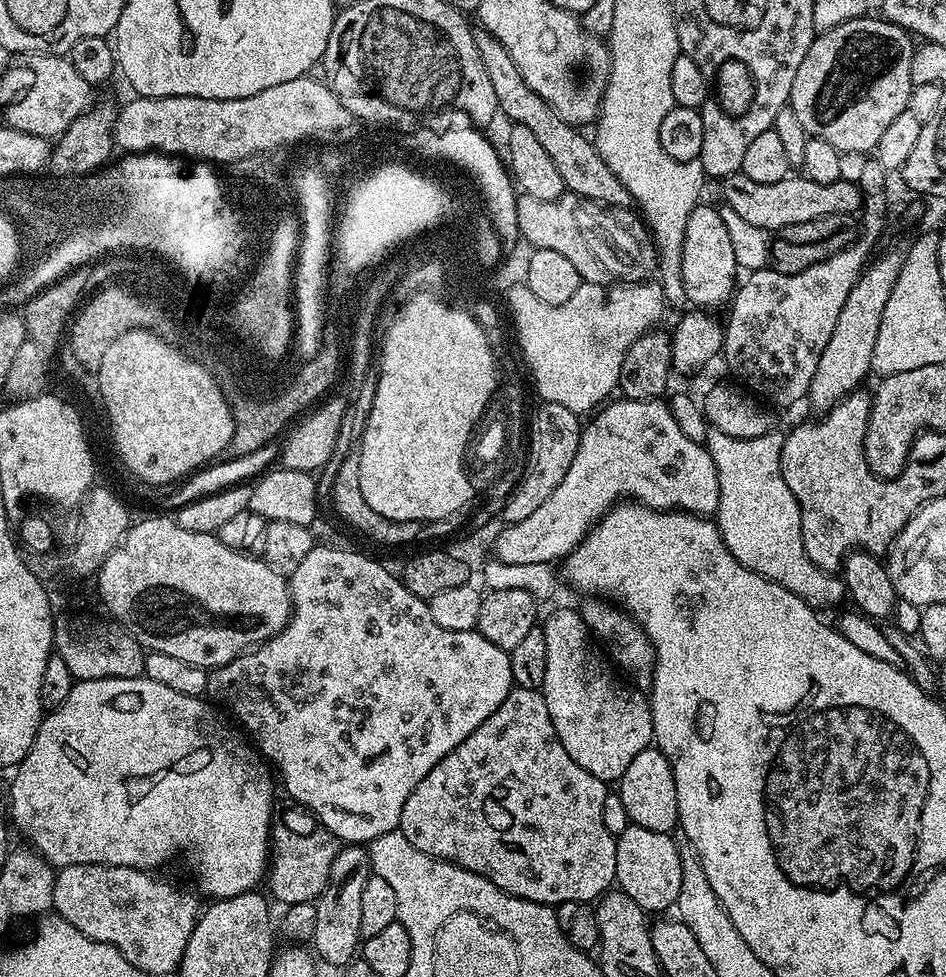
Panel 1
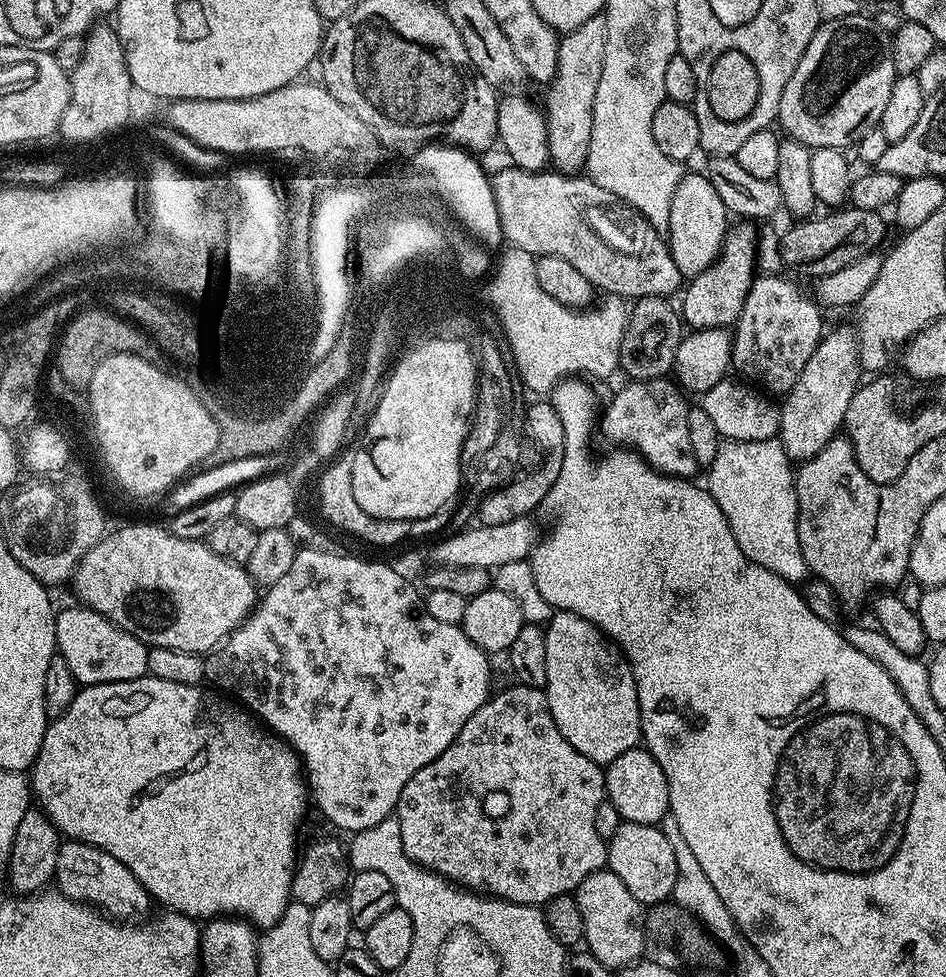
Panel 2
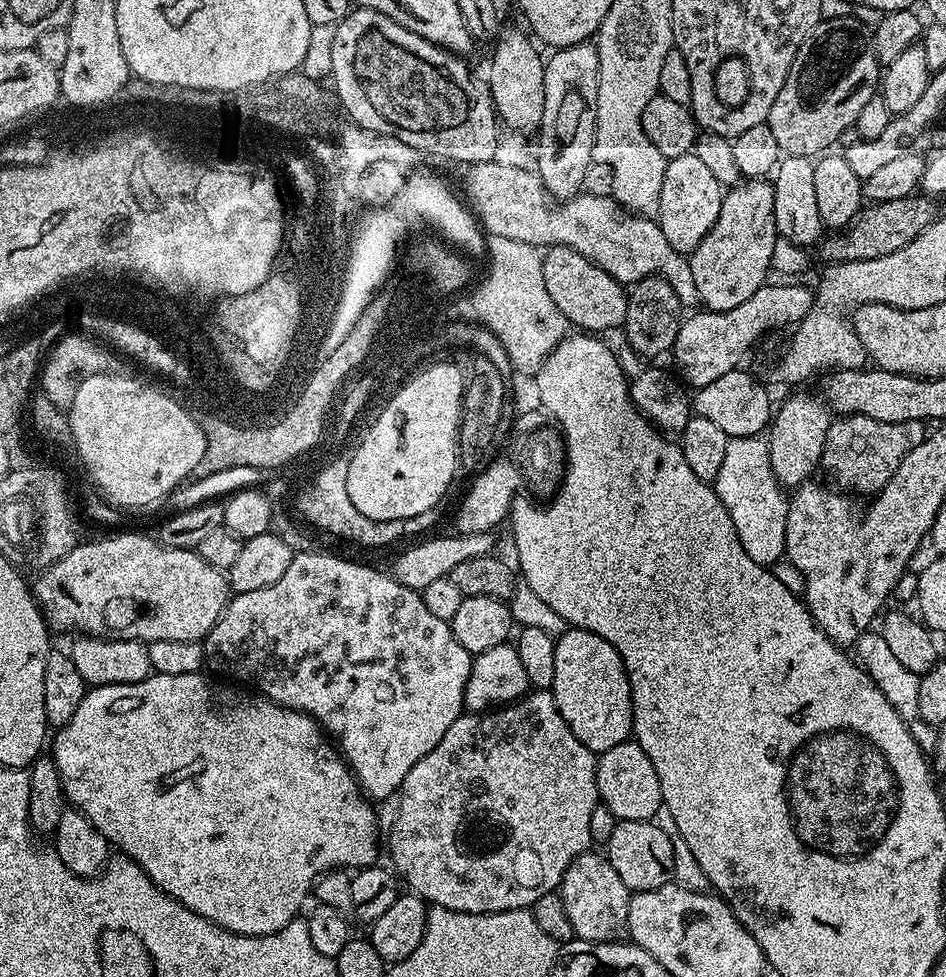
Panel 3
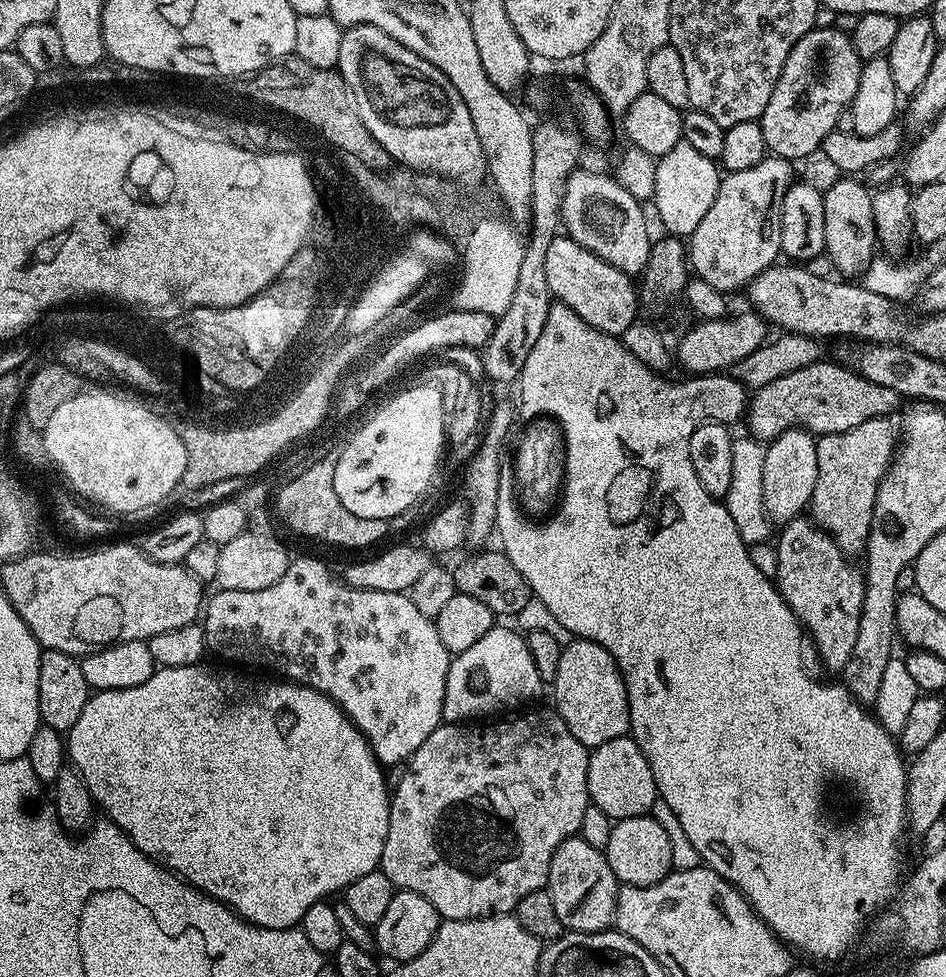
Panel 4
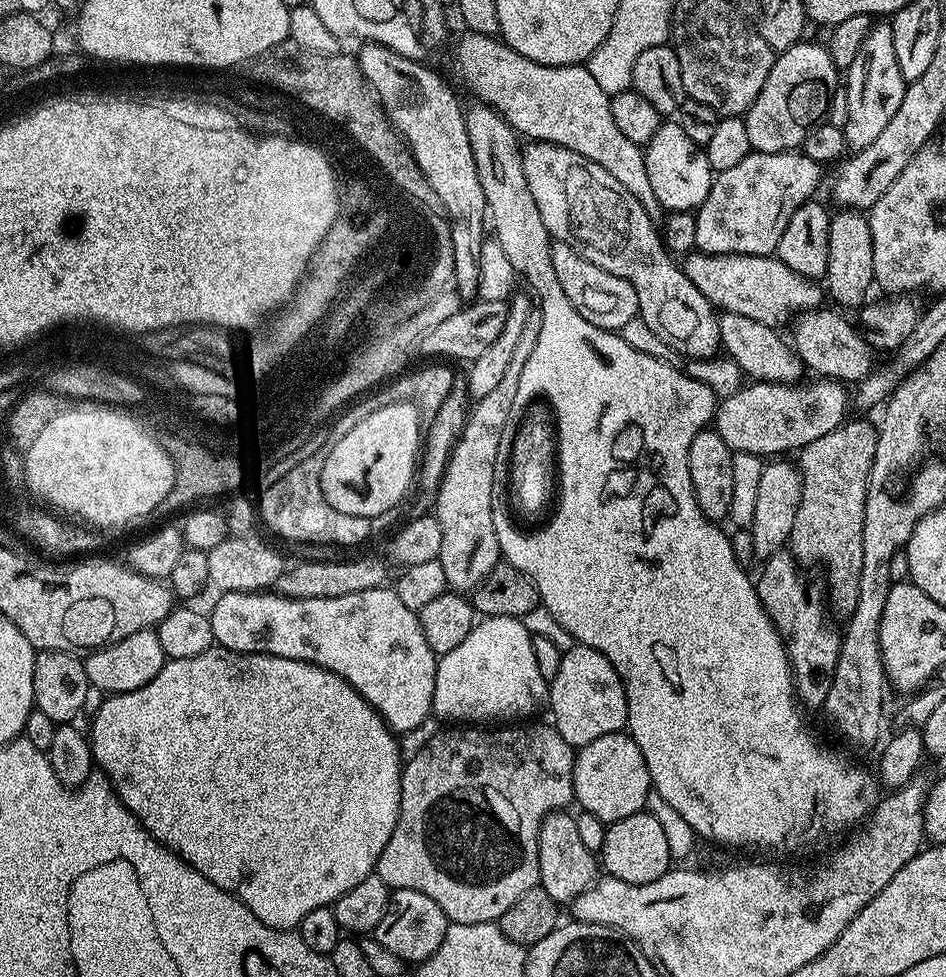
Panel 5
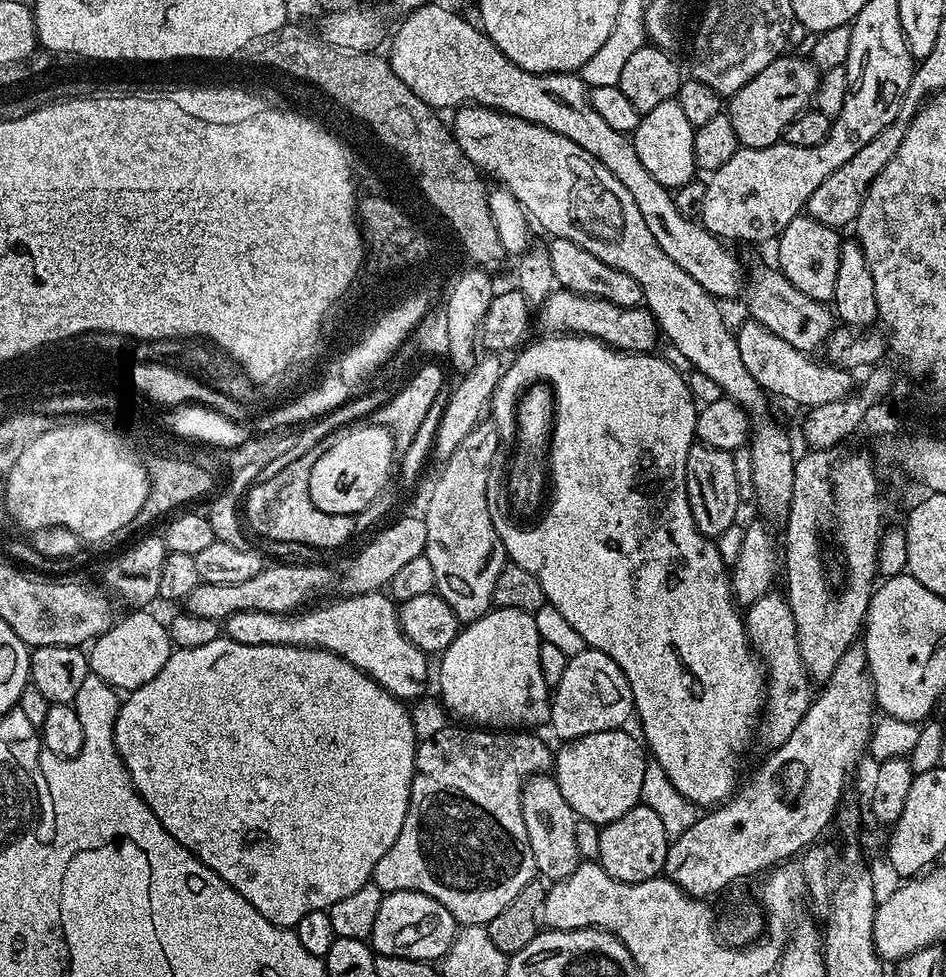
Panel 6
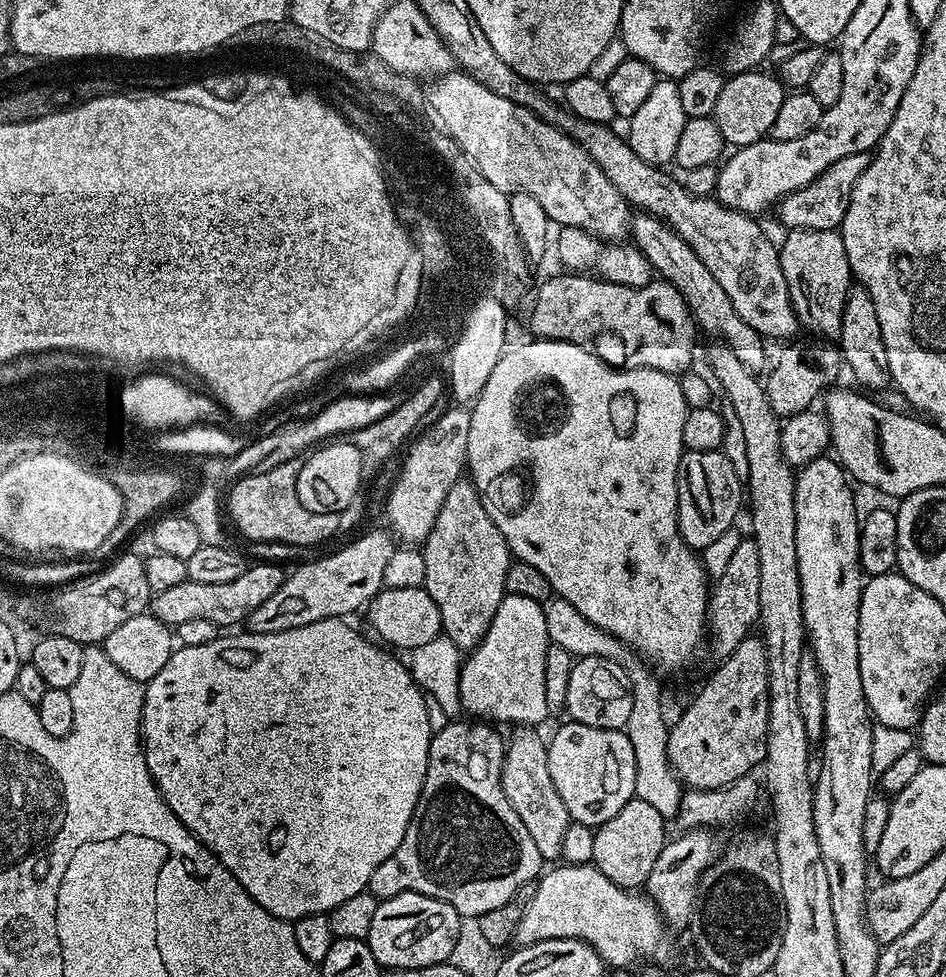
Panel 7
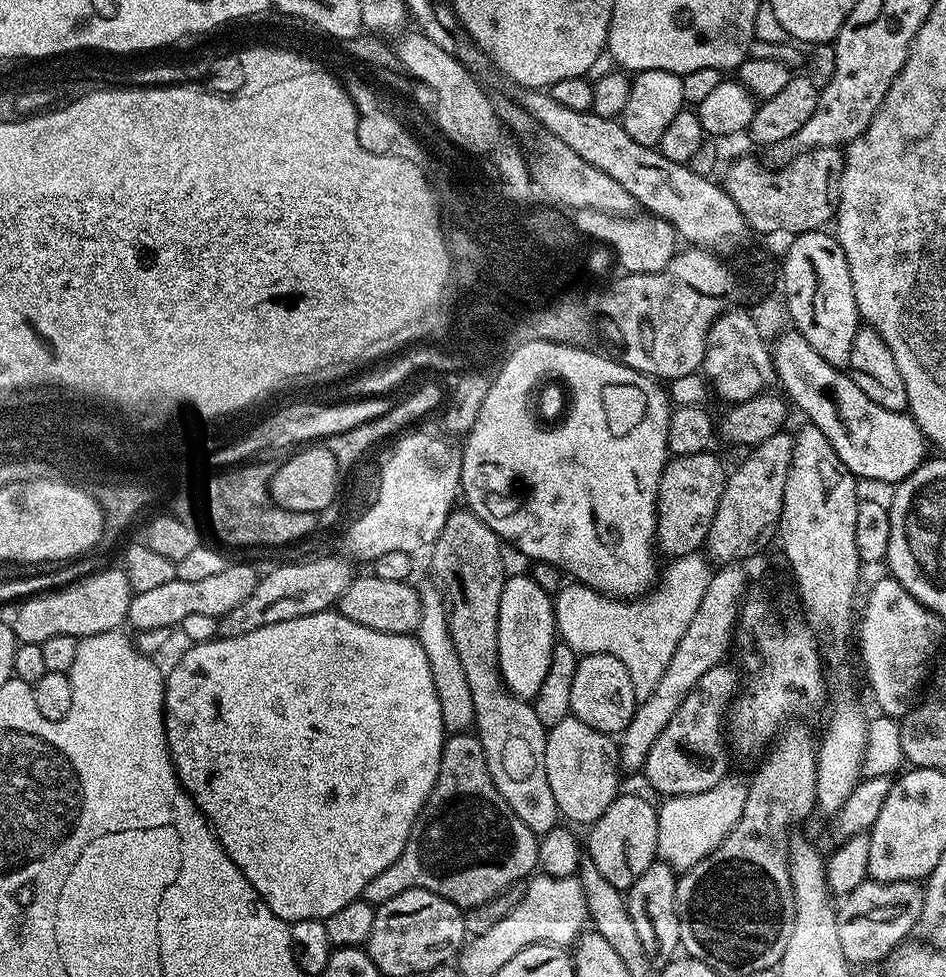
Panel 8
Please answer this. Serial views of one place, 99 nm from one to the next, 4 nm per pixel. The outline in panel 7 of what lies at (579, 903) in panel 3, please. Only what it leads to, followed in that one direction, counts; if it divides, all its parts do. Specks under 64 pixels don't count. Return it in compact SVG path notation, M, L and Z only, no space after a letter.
M520 726L513 732L516 733L507 737L504 750L504 769L500 779L502 790L506 798L510 798L510 806L514 806L518 818L522 818L522 826L526 826L534 846L538 846L541 861L559 861L562 834L566 834L566 826L570 821L566 806L562 806L562 798L558 798L558 790L554 790L554 781L550 779L548 745L545 737L536 733L539 731L535 727Z

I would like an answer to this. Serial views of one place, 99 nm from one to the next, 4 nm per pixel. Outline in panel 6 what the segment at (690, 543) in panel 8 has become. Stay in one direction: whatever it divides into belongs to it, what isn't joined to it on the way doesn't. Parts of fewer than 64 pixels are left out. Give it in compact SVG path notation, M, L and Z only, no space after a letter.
M693 443L686 458L686 494L690 498L690 514L702 535L715 538L731 524L737 523L742 493L738 486L738 474L734 474L732 453Z

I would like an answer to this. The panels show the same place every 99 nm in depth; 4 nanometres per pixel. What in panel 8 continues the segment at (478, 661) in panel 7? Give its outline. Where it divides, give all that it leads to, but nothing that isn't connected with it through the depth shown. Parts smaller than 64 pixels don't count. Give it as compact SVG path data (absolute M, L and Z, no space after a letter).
M509 575L504 581L500 613L498 614L498 662L504 684L515 696L536 697L546 678L546 670L550 670L550 658L557 640L553 597L546 590L542 590L542 586L538 586L538 582L534 582L531 575Z

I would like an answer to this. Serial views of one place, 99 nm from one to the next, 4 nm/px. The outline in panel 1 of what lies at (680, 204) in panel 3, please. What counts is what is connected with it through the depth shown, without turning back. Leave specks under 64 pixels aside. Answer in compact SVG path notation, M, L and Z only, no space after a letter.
M701 202L692 211L690 218L686 218L684 249L678 266L684 292L692 303L689 305L700 310L716 310L712 308L720 308L723 304L723 308L725 307L737 283L738 265L734 254L734 242L730 242L730 234L726 231L726 224L722 222L719 207L711 208L707 202Z

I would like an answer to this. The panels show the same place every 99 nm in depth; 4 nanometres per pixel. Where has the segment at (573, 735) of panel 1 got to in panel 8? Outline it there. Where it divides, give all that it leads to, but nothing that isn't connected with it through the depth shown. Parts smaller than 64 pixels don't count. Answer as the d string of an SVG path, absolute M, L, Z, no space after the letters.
M606 653L581 655L574 670L574 687L570 689L571 715L577 720L586 722L599 732L619 734L634 718L638 701L634 694L634 682L630 682L630 674L626 666L616 657Z

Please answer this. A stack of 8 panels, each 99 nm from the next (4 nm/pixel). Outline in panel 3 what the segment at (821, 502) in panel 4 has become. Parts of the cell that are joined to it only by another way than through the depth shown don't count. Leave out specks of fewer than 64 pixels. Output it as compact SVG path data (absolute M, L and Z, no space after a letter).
M840 416L833 419L826 432L820 468L828 468L829 474L837 480L835 483L849 493L881 492L890 478L894 478L898 466L902 466L902 458L926 439L924 428L921 422L878 422L869 416Z

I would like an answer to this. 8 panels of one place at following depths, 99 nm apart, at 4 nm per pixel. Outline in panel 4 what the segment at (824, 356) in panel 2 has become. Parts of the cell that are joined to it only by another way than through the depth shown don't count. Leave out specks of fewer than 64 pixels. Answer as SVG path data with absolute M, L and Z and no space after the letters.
M787 428L766 444L766 463L762 473L762 502L773 525L795 520L811 505L814 482L818 482L817 437L802 428Z

